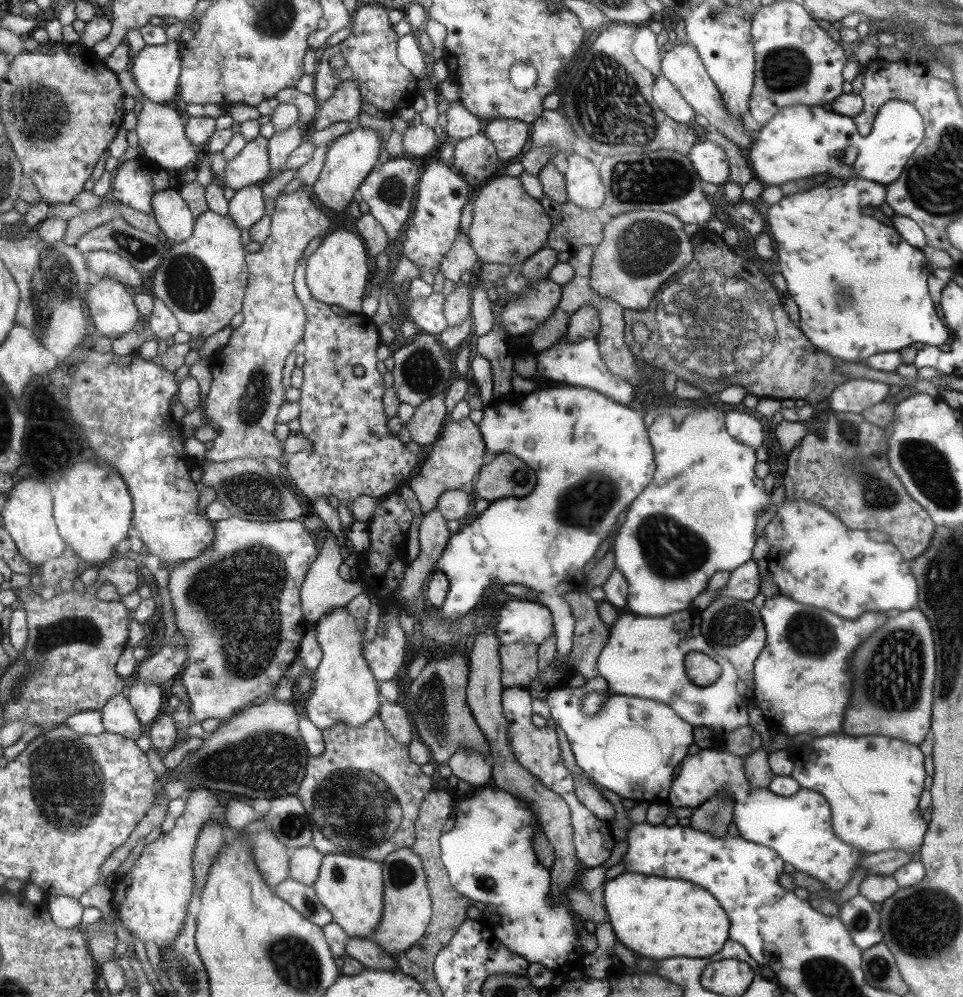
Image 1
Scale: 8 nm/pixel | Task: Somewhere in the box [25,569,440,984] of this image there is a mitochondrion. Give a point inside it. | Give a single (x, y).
(65, 783)

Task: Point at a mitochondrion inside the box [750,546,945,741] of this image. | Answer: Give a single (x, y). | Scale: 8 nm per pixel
(896, 661)

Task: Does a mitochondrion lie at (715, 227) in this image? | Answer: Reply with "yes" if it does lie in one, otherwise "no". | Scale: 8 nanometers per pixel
no

